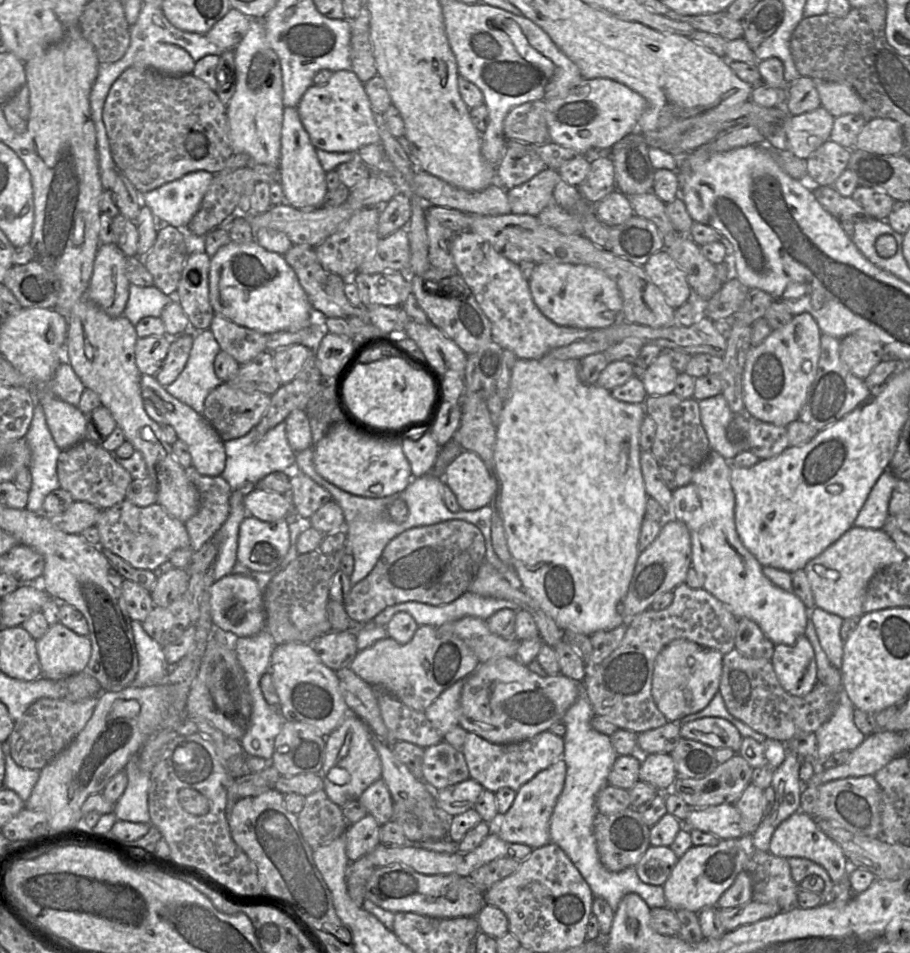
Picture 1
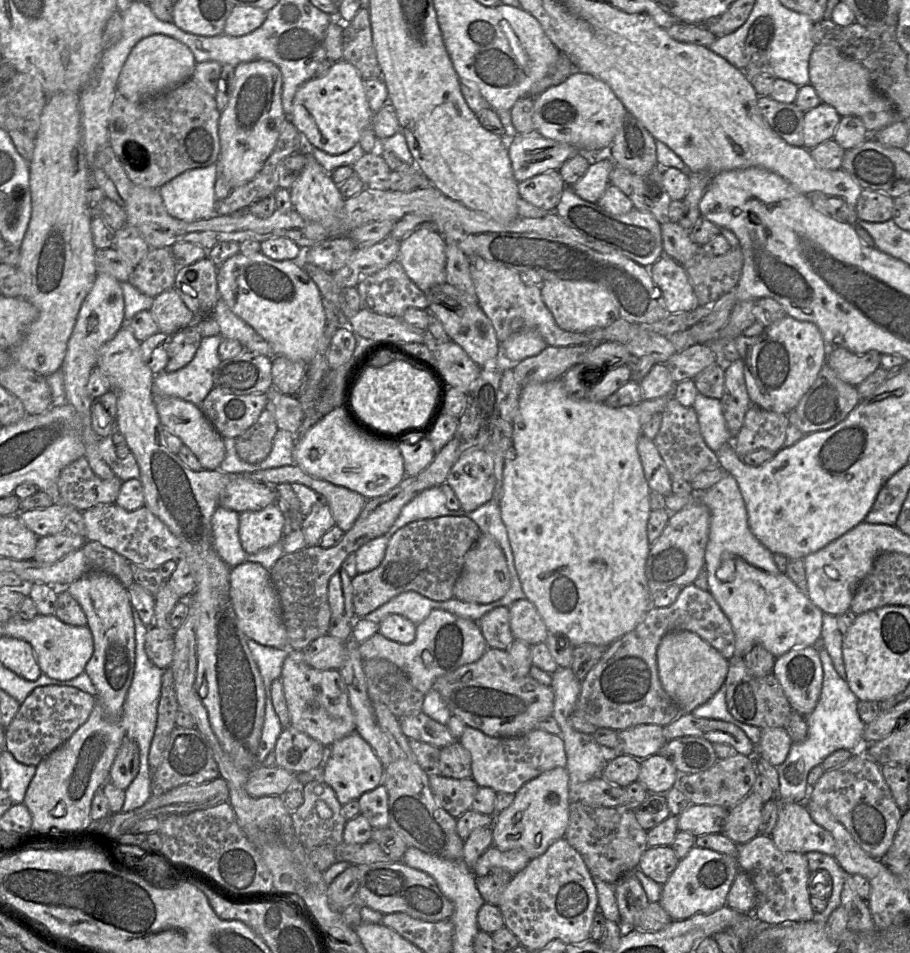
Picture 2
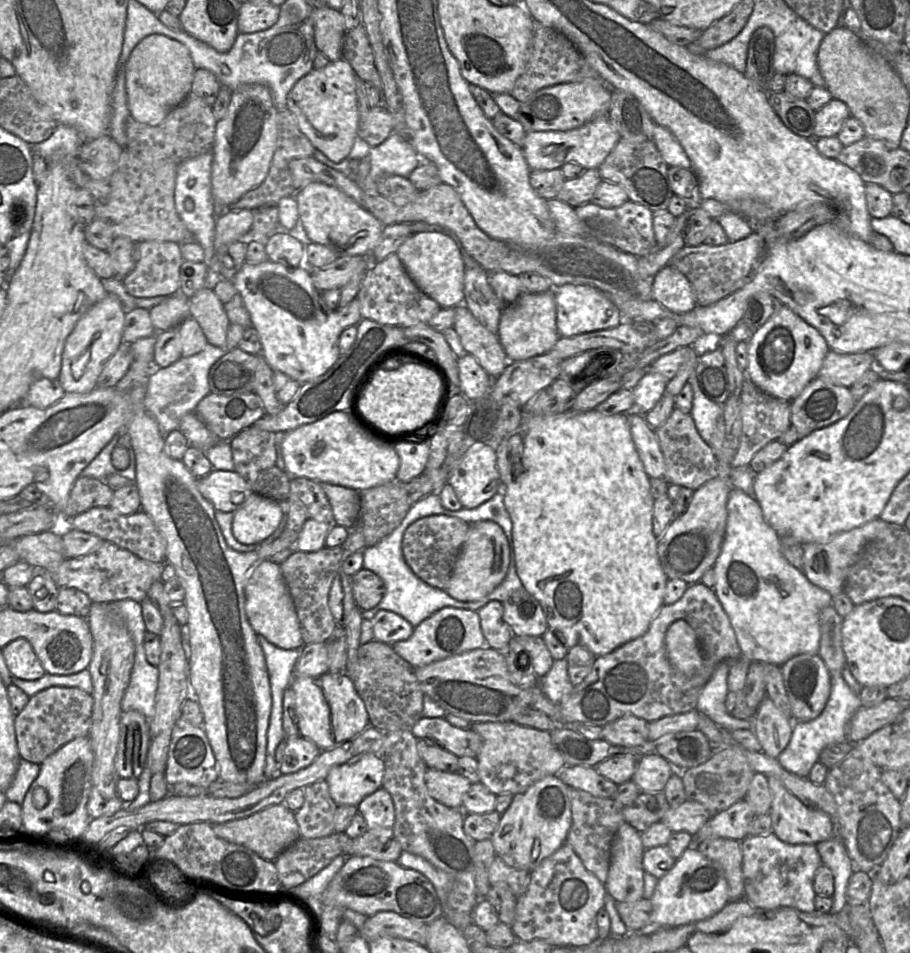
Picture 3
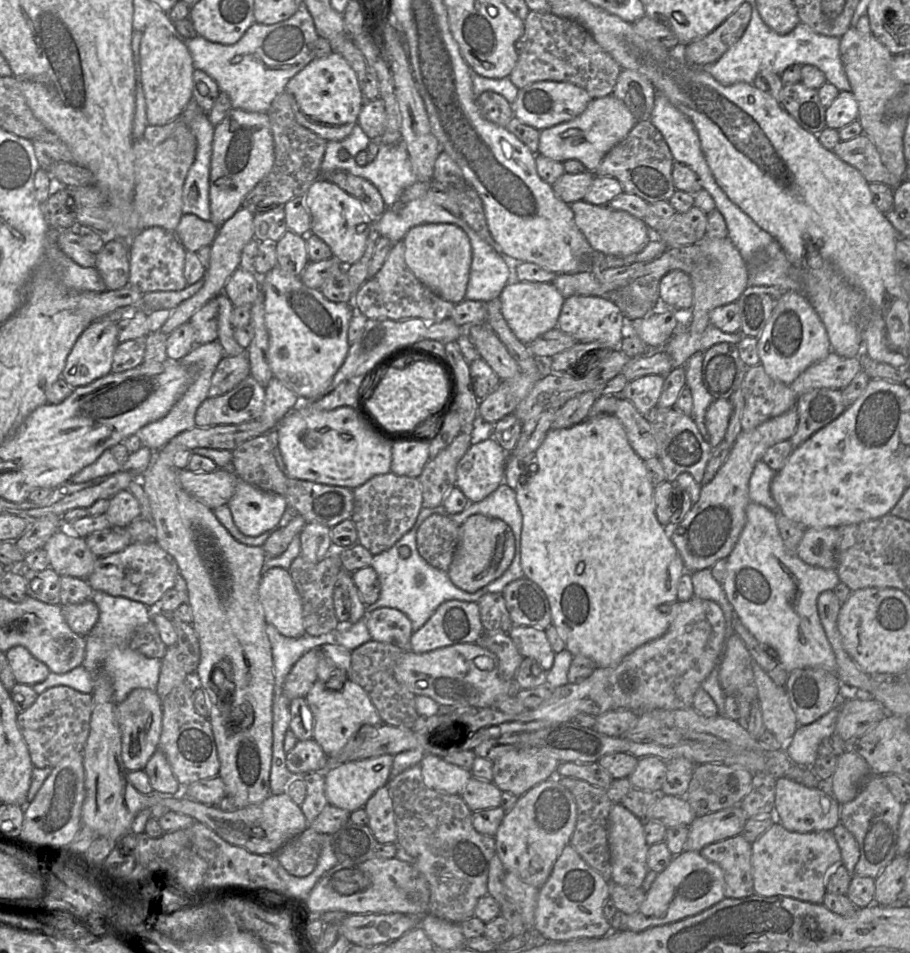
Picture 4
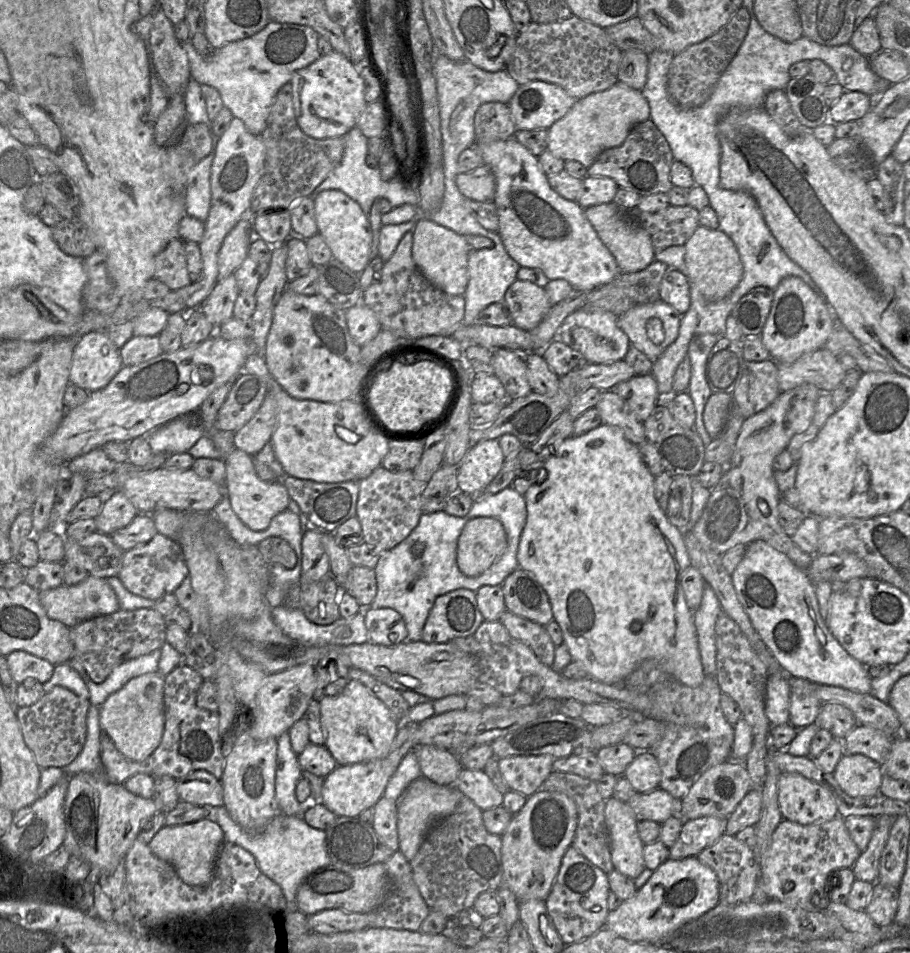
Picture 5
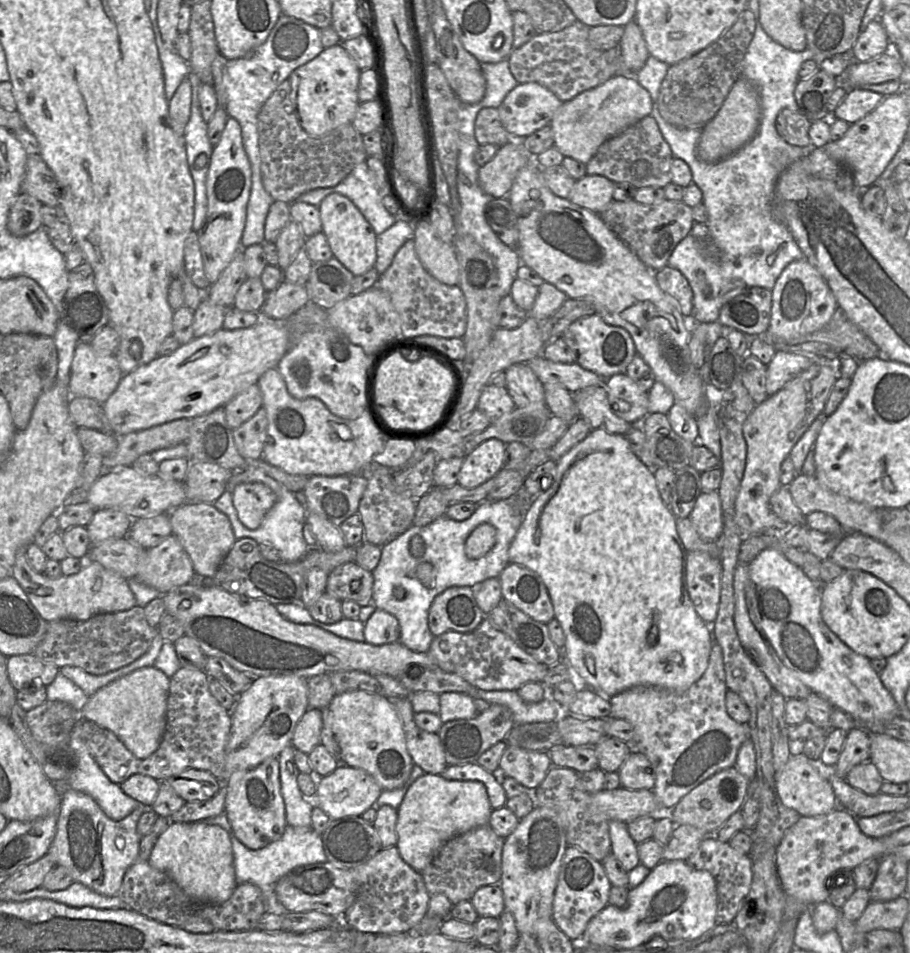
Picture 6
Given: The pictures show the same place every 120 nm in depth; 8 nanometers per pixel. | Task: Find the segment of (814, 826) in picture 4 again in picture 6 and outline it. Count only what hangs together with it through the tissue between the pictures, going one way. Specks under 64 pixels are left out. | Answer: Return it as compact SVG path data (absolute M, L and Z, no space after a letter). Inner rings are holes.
M804 753L791 756L782 771L775 773L775 782L782 803L803 817L828 814L840 807L831 784L820 775L814 760Z

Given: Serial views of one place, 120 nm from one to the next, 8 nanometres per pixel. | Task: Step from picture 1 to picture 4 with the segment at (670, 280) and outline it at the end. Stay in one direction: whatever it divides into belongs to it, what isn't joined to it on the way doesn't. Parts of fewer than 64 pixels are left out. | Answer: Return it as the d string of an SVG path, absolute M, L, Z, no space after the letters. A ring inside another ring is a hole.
M679 270L666 274L660 281L659 296L662 305L674 312L690 312L694 304L690 276Z

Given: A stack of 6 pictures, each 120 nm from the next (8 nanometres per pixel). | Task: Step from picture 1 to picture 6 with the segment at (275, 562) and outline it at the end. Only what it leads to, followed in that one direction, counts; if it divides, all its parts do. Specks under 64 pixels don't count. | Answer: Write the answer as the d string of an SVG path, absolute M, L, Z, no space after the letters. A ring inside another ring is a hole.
M240 483L232 490L232 502L239 520L250 530L257 529L277 501L276 494L265 484Z

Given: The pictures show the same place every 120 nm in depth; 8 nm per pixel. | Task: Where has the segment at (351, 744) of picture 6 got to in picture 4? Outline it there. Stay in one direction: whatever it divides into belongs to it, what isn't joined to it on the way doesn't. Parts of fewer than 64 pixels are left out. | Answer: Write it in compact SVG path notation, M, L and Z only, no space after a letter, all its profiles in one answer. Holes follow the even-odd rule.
M347 679L338 691L325 687L325 682L316 681L304 697L313 717L313 736L323 752L329 757L340 752L363 725L383 724L365 690Z

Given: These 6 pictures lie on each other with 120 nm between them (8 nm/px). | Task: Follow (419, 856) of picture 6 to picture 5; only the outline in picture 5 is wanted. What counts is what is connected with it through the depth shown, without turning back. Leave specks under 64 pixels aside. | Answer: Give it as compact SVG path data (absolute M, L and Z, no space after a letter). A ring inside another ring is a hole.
M424 776L408 785L397 804L399 850L408 861L415 857L431 828L452 814L462 797L464 797L462 792L453 785L438 785Z

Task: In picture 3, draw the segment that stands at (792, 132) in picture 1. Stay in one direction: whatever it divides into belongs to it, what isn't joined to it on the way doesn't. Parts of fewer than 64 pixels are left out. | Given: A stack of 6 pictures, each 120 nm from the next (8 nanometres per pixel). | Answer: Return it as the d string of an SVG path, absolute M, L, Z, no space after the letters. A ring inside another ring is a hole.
M831 99L815 113L814 137L837 136L850 115L849 108L843 101Z

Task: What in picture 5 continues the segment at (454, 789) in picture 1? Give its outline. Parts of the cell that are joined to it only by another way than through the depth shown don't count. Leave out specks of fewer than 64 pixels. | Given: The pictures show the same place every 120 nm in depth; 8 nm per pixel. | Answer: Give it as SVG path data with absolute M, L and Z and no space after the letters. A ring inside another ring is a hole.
M418 745L415 752L422 776L438 784L451 786L463 766L453 752L433 745Z

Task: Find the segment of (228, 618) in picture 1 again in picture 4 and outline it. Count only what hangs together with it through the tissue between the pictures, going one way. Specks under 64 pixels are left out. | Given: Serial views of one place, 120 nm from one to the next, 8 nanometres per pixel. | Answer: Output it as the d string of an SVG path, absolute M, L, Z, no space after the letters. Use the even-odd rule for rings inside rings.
M273 567L264 572L258 594L267 624L272 624L289 638L298 638L305 633L301 599L287 570Z

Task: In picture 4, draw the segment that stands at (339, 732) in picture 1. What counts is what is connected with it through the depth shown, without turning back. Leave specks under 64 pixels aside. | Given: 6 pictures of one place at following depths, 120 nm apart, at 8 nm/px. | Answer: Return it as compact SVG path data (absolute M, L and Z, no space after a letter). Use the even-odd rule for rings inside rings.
M385 754L347 762L330 768L324 775L325 795L328 803L349 813L363 808L369 798L390 780L395 755Z

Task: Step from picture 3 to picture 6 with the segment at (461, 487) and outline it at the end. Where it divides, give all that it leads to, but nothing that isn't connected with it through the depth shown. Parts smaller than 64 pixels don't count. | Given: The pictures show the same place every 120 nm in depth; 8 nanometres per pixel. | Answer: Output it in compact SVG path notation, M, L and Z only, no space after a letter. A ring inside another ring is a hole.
M491 438L478 445L464 458L458 484L473 489L494 478L505 465L506 444Z

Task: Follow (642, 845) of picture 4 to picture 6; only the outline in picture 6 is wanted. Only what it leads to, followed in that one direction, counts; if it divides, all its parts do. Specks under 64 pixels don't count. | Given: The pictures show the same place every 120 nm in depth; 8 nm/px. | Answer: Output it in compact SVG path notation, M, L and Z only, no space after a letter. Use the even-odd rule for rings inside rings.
M610 820L609 835L611 842L611 852L621 863L623 868L629 872L640 864L637 846L638 844L631 838L627 823Z

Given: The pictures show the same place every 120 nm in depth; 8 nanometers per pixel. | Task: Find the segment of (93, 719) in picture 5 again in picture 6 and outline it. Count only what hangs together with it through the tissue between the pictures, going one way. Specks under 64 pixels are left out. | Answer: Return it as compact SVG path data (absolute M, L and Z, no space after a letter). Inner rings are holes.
M73 728L68 745L76 756L76 767L68 779L69 787L91 796L103 812L113 820L121 820L141 806L138 801L125 794L120 785L113 783L103 772L79 736L79 729Z

